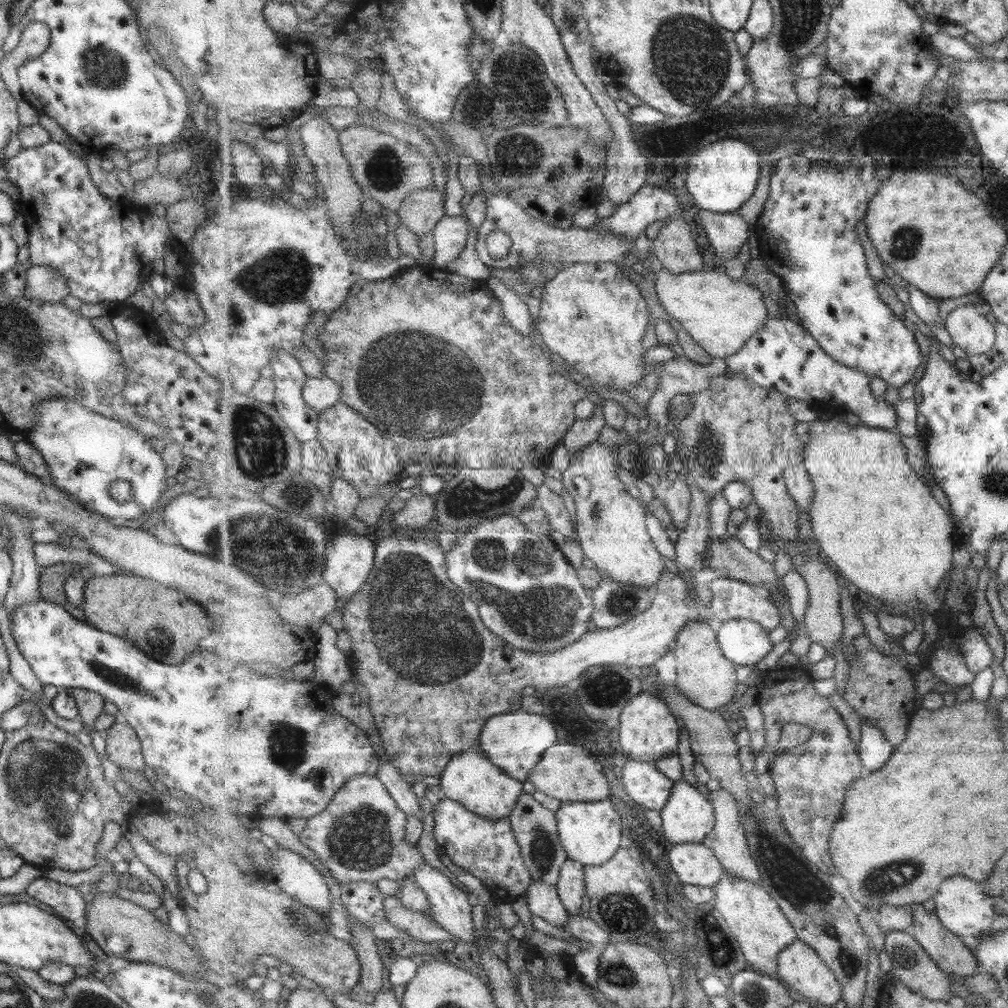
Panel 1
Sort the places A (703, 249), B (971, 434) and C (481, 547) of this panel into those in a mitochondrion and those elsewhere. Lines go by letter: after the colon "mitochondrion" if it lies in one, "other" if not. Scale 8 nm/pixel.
A: other
B: other
C: mitochondrion

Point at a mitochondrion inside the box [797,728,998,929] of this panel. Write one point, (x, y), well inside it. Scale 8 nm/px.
(880, 883)

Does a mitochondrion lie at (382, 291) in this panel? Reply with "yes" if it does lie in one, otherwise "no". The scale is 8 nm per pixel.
no

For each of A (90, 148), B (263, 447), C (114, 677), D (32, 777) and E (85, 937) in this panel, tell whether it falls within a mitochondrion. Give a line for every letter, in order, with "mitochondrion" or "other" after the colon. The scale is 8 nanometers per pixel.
A: other
B: mitochondrion
C: mitochondrion
D: mitochondrion
E: other

